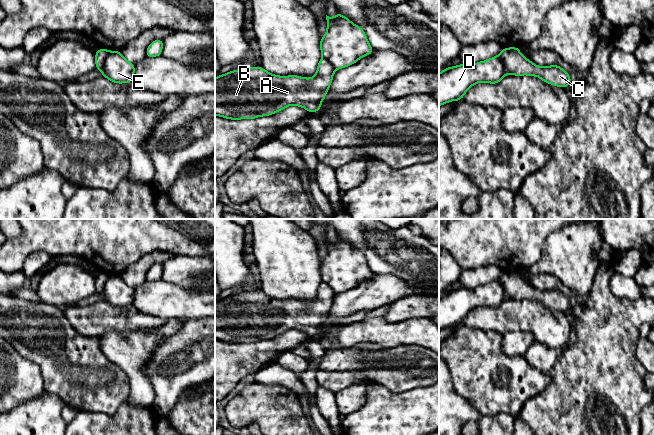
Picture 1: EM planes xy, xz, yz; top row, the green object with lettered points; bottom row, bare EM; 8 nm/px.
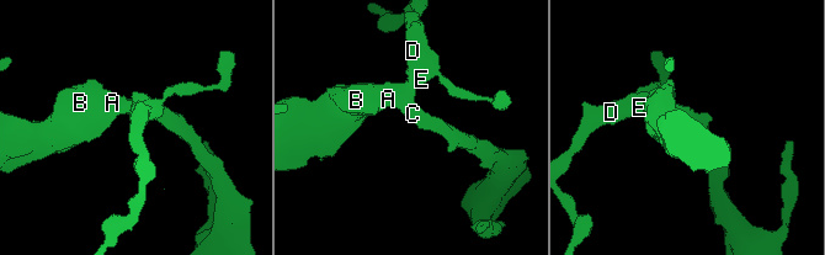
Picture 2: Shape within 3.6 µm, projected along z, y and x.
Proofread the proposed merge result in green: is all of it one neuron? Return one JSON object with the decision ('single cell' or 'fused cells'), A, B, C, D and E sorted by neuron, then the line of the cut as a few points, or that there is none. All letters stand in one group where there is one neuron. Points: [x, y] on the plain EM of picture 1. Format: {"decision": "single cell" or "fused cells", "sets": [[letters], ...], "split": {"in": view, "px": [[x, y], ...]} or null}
{"decision": "fused cells", "sets": [["A", "B", "C"], ["D", "E"]], "split": {"in": "xy", "px": [[109, 275], [101, 294]]}}

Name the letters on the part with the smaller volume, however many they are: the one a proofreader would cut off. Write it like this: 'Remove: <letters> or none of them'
Remove: D, E

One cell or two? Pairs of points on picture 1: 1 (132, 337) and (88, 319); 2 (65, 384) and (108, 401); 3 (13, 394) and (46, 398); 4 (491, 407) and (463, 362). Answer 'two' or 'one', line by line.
1: two
2: one
3: two
4: one

